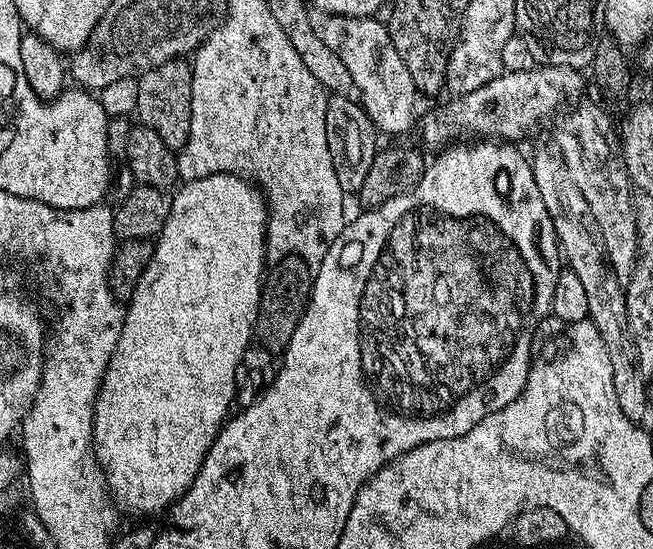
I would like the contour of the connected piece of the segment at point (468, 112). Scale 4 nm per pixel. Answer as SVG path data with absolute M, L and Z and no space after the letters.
M546 64L543 66L531 66L524 68L521 72L505 70L499 76L495 76L486 86L482 86L473 92L463 93L453 104L440 108L436 112L436 120L428 120L424 124L424 136L428 140L448 140L451 136L464 138L467 132L473 132L473 137L483 138L488 142L520 142L520 139L535 126L539 120L547 118L551 112L556 112L567 100L572 100L584 88L584 80L579 71L566 66L554 66Z

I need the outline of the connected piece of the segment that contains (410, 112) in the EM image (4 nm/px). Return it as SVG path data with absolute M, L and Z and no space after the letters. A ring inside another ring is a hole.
M320 14L313 19L312 25L318 38L322 38L322 42L338 54L342 66L346 66L352 79L351 87L360 91L359 103L364 105L377 129L392 136L406 131L416 116L418 93L414 78L410 78L410 70L406 70L406 62L402 62L398 50L394 50L387 23L380 18Z

